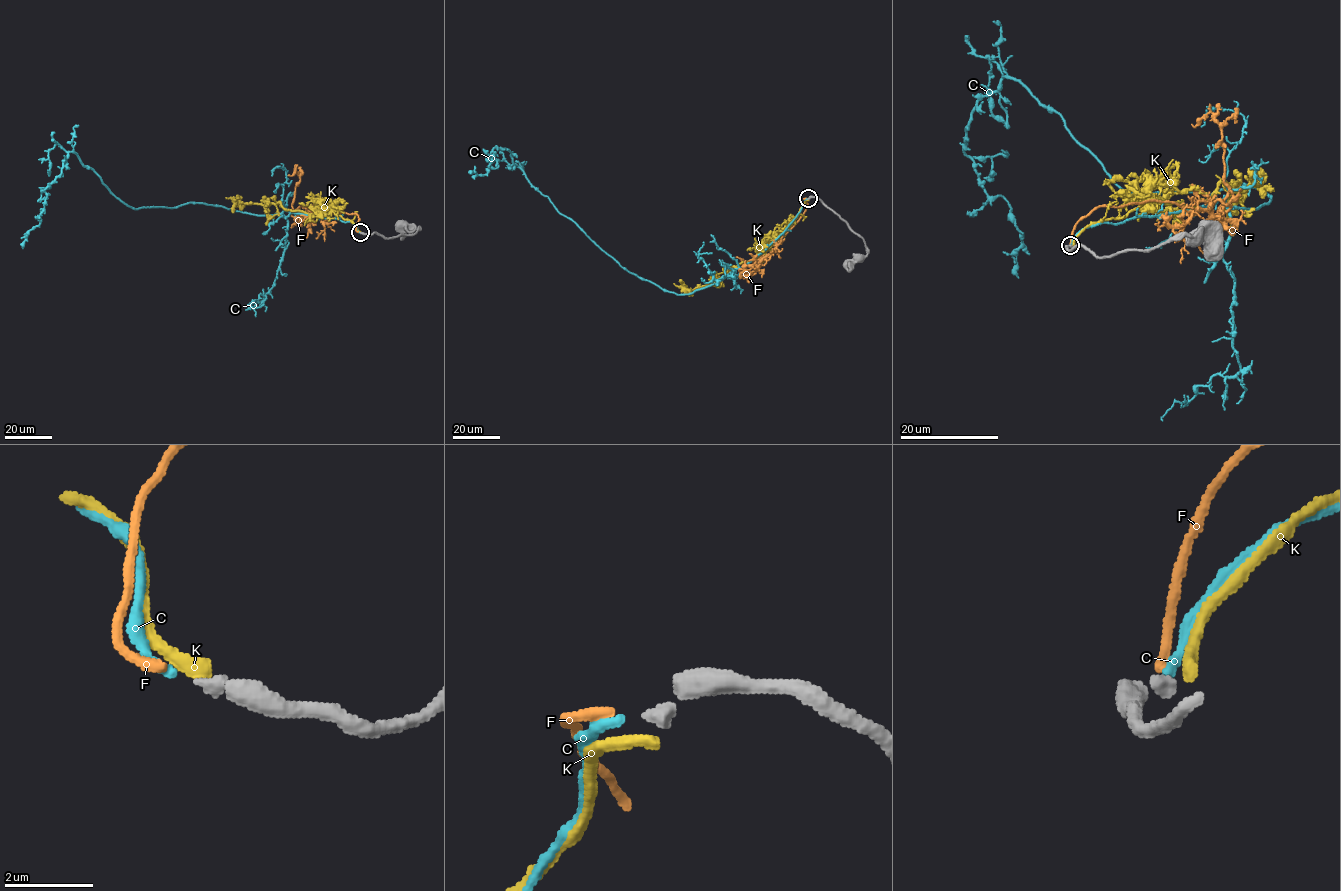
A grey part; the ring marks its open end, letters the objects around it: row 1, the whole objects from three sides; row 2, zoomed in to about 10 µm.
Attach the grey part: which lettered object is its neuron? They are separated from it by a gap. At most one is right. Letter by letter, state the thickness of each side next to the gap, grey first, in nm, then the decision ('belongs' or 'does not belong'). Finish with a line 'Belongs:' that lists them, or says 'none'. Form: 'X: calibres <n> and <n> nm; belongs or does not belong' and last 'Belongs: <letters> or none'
C: calibres 300 and 240 nm; does not belong
F: calibres 300 and 240 nm; does not belong
K: calibres 300 and 360 nm; does not belong
Belongs: none

